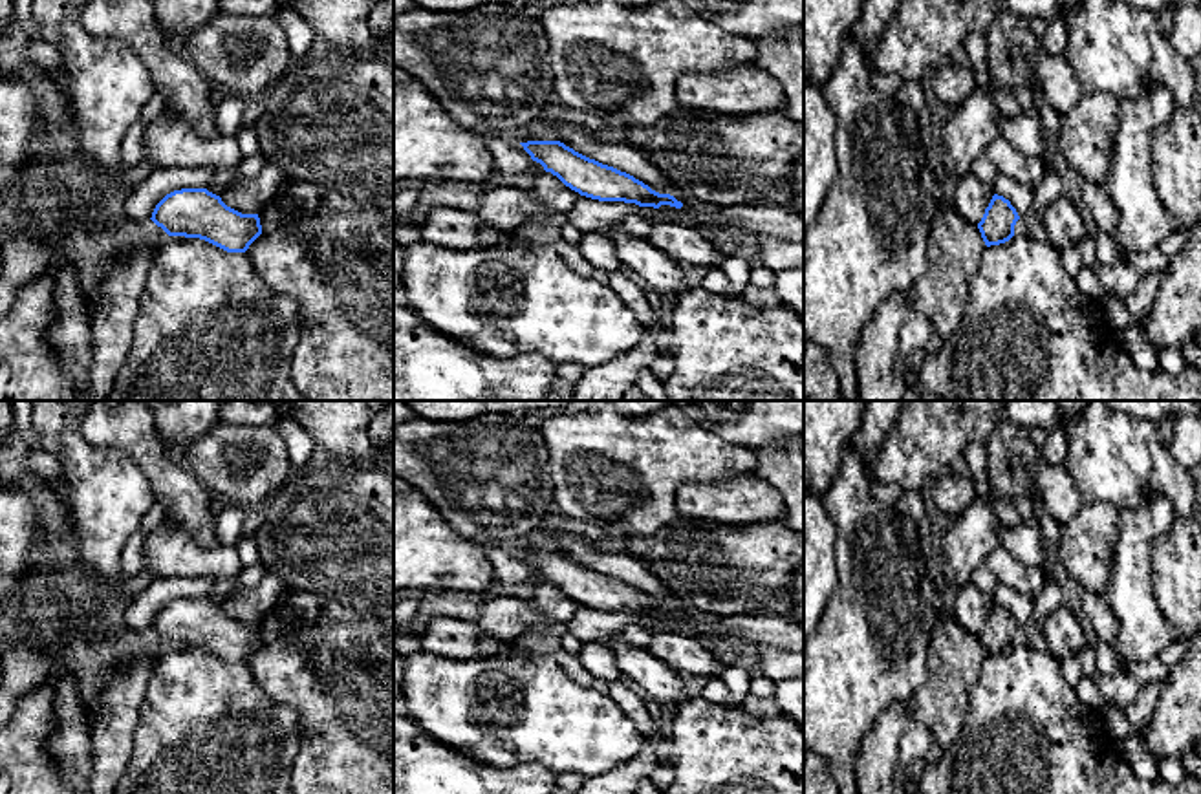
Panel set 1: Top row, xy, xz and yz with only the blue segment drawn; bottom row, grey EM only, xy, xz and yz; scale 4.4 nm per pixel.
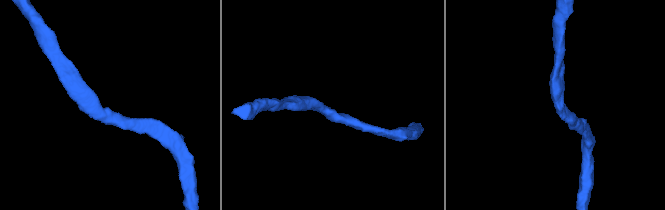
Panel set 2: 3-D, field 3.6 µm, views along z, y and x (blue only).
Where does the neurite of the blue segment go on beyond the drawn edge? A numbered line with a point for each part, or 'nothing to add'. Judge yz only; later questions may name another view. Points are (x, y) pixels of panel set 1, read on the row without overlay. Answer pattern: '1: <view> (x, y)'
nothing to add

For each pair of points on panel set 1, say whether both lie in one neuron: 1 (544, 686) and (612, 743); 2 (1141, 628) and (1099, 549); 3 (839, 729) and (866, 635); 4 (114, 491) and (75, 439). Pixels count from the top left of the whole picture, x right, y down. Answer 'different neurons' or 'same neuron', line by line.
1: same neuron
2: different neurons
3: same neuron
4: same neuron

